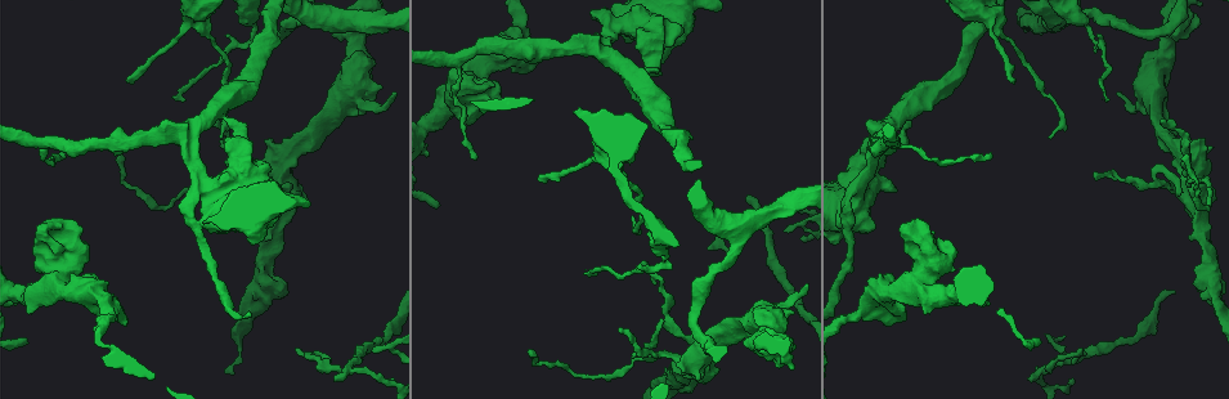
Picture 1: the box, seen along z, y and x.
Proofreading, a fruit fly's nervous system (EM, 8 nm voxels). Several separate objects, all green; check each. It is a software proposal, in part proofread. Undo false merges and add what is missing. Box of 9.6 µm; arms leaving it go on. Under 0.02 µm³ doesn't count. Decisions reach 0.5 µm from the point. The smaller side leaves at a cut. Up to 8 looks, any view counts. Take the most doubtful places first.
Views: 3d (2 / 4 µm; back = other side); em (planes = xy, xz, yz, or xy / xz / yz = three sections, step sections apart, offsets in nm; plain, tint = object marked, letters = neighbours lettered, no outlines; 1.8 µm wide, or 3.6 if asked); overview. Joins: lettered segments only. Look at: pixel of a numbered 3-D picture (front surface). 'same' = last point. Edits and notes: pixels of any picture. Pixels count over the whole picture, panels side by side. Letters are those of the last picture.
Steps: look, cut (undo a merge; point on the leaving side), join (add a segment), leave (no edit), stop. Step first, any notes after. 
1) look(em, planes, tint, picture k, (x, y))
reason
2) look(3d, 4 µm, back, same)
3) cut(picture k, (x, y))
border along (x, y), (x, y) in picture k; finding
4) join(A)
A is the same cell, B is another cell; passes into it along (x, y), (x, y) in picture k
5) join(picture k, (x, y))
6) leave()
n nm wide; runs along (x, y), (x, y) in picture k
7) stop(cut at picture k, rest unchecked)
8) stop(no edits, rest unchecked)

look(em, planes, plain, picture 1, (624, 172))
thick turns thin

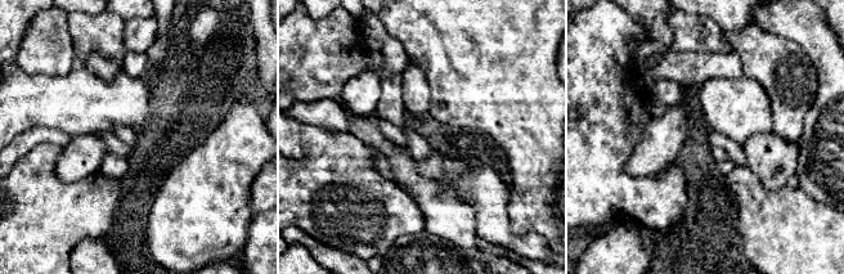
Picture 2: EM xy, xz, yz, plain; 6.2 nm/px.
look(em, planes, tint, same)
where the object lies

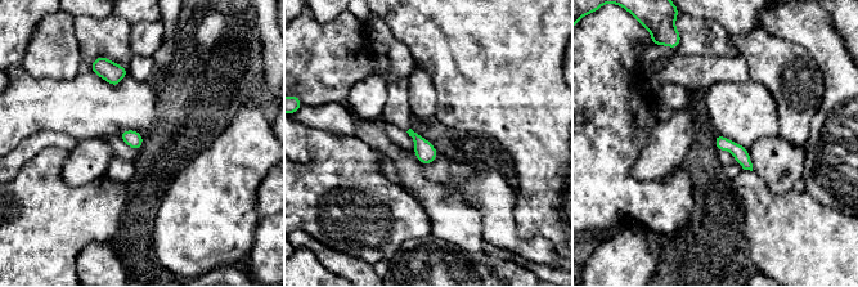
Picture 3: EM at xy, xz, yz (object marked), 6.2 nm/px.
look(em, planes, letters, same)

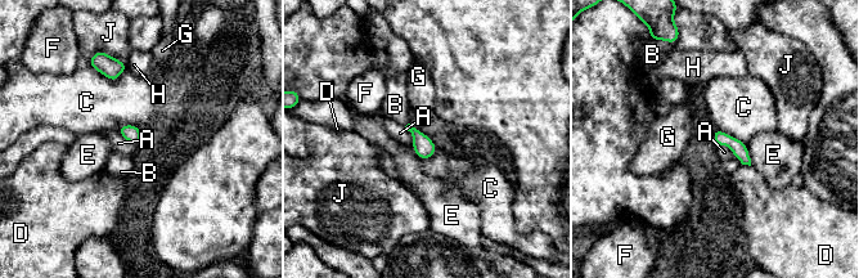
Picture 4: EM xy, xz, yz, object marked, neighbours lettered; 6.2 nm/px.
leave()
A, B, C, D, E, F, G, H and J are other cells; border along (718, 144), (725, 144), (734, 156) in picture 4; all the same neuron

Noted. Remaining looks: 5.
look(3d, 4 µm, picture 1, (1105, 97))
long arm stops here

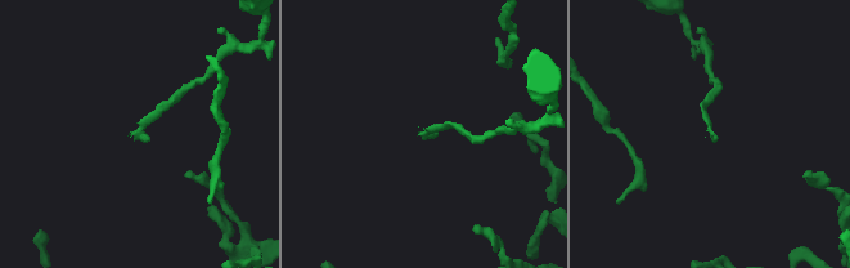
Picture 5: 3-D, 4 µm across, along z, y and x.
look(em, xy, step 4, letters, picture 5, (130, 136))

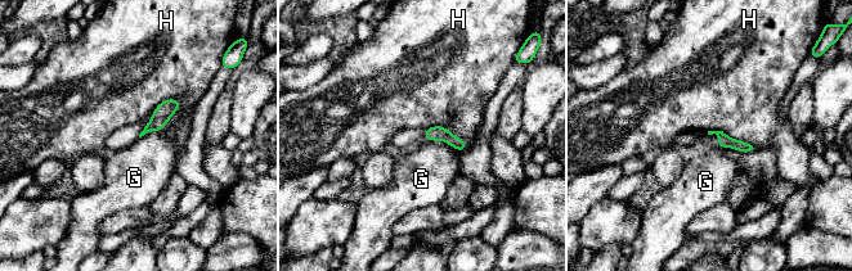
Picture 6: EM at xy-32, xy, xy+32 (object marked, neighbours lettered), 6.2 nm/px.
leave()
80 nm wide; G and H are other cells; border along (167, 122), (139, 138) in picture 6; none of them fits

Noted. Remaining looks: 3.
look(3d, 2 µm, picture 1, (132, 81))
thin end

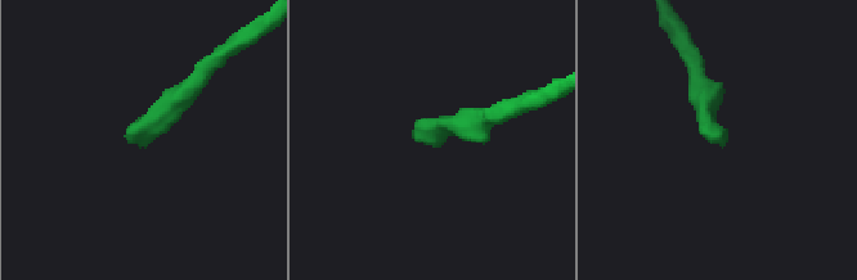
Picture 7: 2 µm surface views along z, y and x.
look(em, 3.6 µm, planes, letters, picture 7, (725, 143))

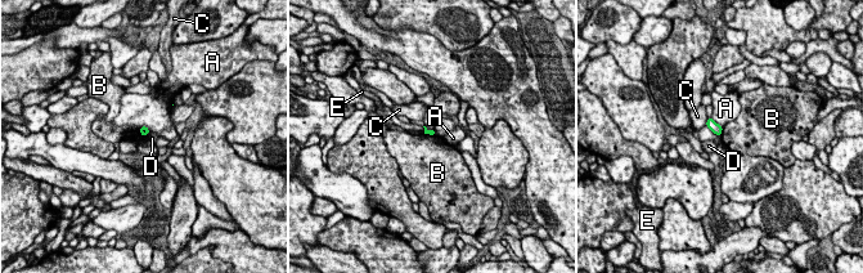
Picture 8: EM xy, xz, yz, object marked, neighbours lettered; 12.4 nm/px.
leave()
A, B, C, D and E are other cells; border along (139, 128), (139, 131), (147, 135) in picture 8; no lettered segment goes on from it

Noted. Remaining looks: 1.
stop(no edits, rest unchecked)

